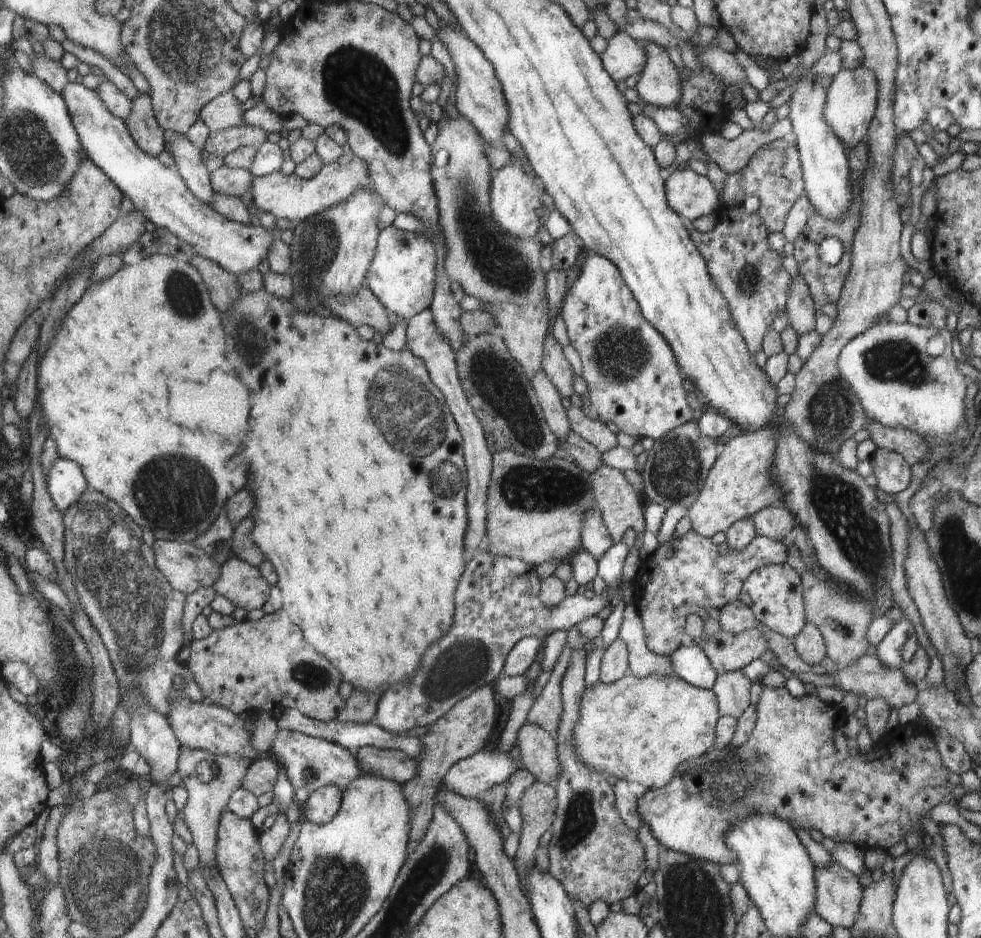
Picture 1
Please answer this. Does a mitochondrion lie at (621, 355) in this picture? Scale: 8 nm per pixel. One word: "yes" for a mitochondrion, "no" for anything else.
yes

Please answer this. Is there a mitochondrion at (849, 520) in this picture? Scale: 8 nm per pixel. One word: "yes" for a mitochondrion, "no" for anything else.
yes

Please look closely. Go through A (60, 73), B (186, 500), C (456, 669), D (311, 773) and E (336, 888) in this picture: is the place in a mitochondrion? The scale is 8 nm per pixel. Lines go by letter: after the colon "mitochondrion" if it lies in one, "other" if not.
A: other
B: mitochondrion
C: mitochondrion
D: other
E: mitochondrion

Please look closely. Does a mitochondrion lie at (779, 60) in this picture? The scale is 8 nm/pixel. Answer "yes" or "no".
no

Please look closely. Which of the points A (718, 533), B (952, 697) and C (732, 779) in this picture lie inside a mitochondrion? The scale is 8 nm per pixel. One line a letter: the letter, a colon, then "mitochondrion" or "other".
A: other
B: other
C: mitochondrion

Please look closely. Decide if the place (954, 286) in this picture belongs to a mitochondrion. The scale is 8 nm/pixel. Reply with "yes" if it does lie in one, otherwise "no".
no

